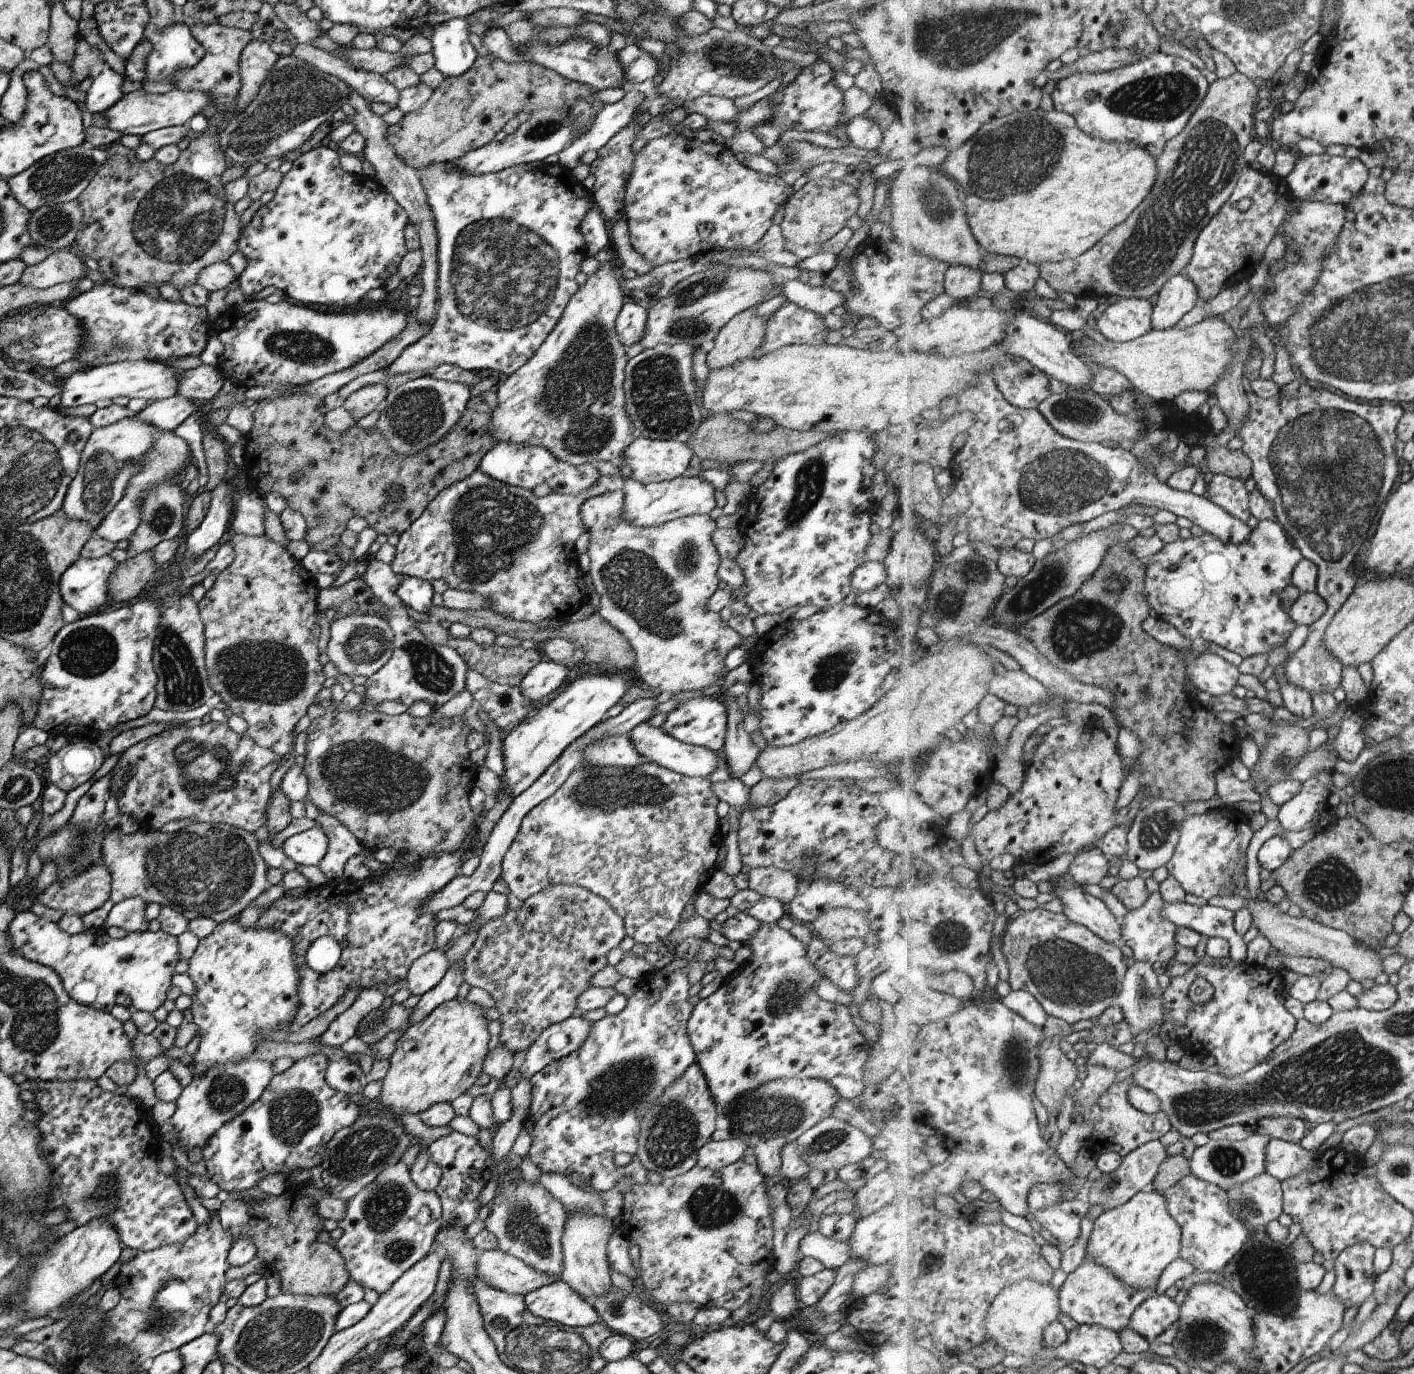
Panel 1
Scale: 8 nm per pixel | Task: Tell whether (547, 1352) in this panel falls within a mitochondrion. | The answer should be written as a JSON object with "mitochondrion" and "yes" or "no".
{"mitochondrion":"yes"}

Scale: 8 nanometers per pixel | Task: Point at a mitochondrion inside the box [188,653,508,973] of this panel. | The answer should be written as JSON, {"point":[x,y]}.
{"point":[370,778]}

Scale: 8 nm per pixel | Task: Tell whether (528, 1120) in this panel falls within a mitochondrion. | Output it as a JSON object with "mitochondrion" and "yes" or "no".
{"mitochondrion":"no"}

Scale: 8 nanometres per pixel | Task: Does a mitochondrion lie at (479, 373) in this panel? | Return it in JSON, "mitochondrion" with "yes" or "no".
{"mitochondrion":"no"}

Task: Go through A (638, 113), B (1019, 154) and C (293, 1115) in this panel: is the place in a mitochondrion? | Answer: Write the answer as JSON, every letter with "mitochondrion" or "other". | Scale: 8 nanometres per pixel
{"A":"other","B":"mitochondrion","C":"mitochondrion"}

